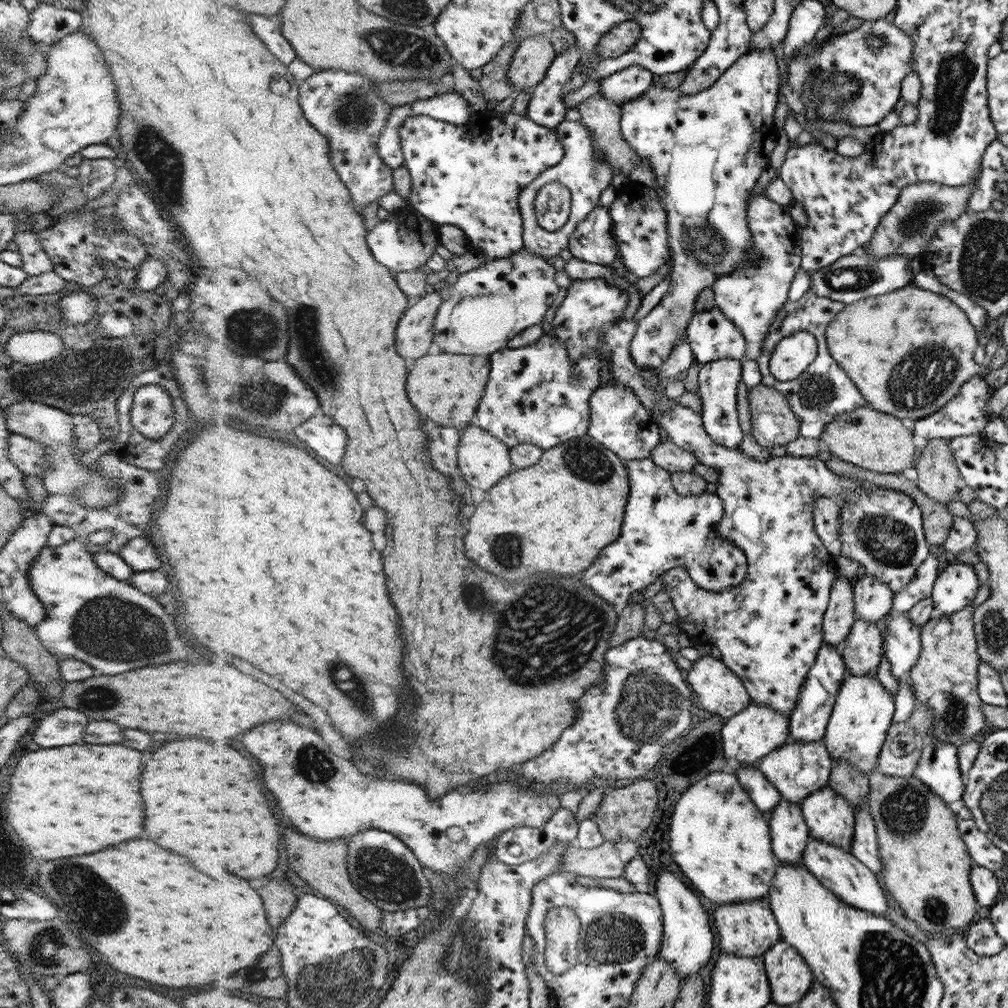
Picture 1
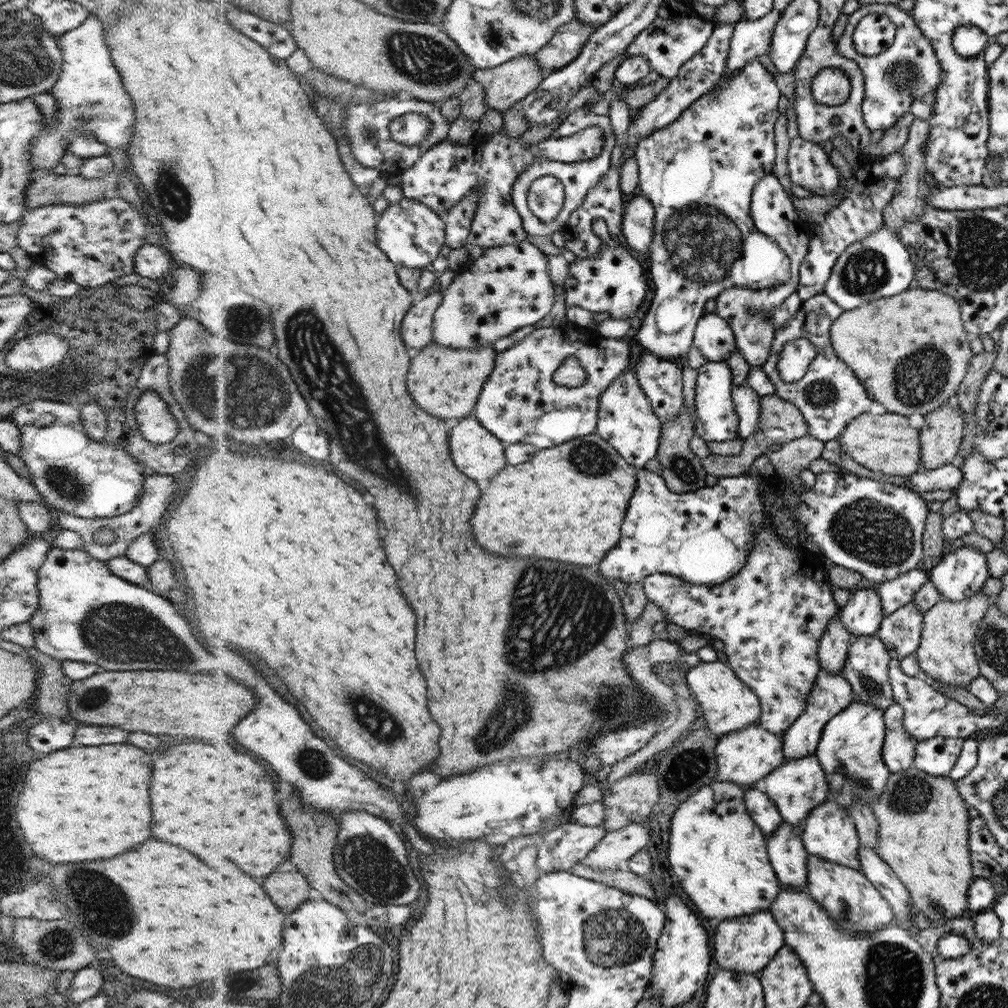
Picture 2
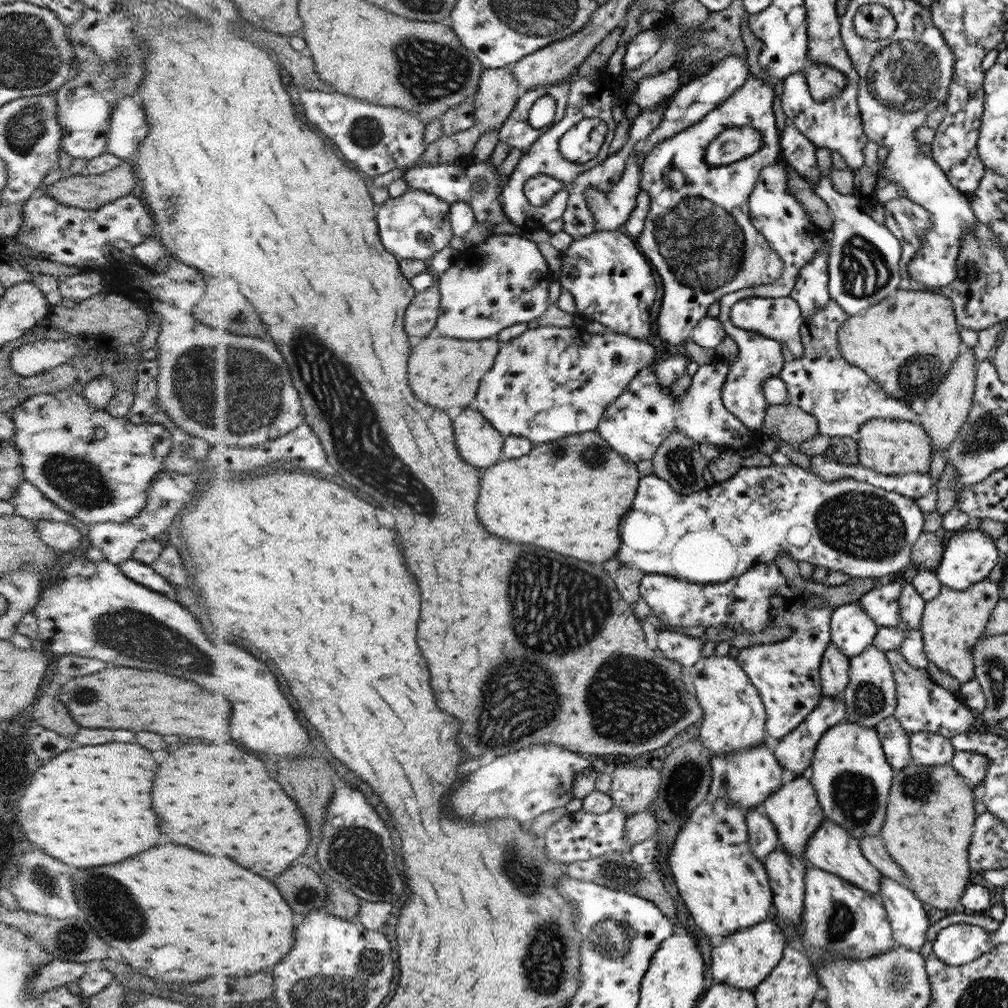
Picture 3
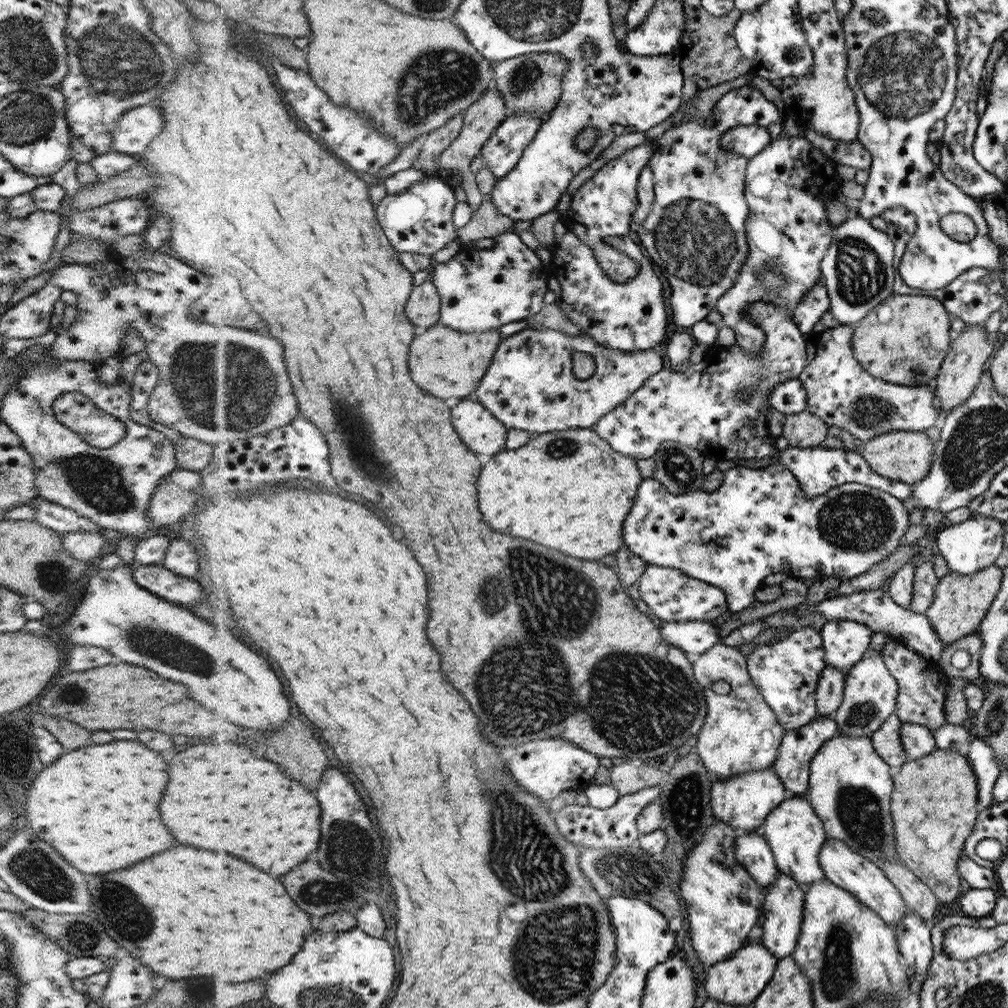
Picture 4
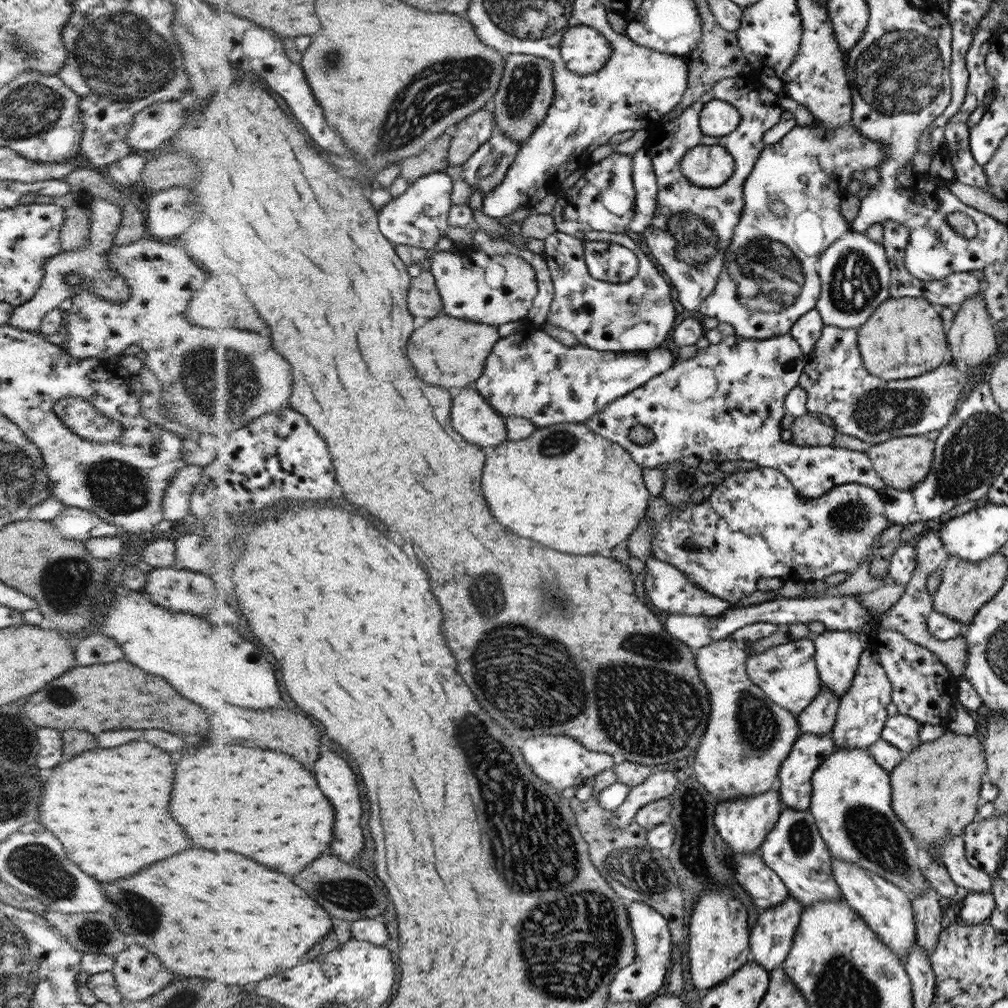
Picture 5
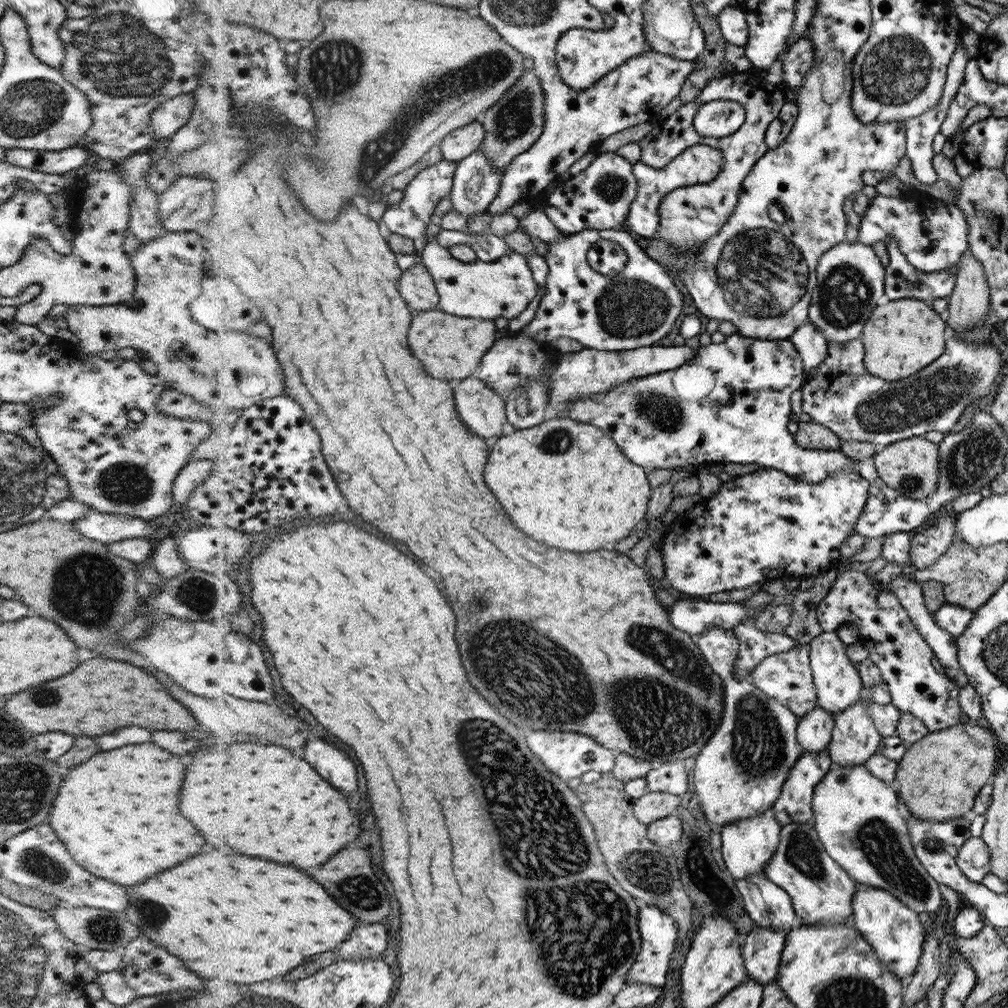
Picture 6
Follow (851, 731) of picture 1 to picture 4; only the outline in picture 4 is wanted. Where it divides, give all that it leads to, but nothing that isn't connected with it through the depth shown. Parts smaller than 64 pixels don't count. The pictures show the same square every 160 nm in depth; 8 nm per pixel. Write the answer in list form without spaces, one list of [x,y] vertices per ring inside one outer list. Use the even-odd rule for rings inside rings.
[[[839,732],[824,743],[810,766],[810,790],[806,799],[823,820],[827,837],[848,844],[872,864],[900,864],[896,849],[894,818],[891,817],[891,795],[895,790],[890,766],[867,736],[846,736]]]

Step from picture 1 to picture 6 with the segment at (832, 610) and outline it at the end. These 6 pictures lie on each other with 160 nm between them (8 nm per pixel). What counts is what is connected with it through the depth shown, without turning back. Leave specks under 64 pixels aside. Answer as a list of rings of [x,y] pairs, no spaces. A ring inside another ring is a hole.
[[[817,704],[799,722],[799,743],[803,745],[804,752],[815,753],[826,750],[834,728],[833,714]]]

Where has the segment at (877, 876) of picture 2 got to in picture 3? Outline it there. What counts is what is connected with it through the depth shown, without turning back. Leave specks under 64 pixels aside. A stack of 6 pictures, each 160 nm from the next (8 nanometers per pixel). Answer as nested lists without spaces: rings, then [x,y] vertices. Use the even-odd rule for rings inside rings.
[[[888,876],[882,877],[878,898],[885,906],[891,928],[894,930],[897,945],[904,946],[908,950],[912,950],[912,952],[920,953],[920,949],[926,943],[926,938],[928,938],[927,932],[930,926],[926,911],[922,907],[923,902],[906,885],[900,885],[898,882],[894,882]]]

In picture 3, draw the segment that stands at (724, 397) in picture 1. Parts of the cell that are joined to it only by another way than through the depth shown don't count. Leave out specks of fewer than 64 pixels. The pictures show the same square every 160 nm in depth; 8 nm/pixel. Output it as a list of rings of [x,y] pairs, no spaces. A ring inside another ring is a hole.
[[[718,357],[714,362],[700,365],[682,398],[675,398],[671,390],[660,387],[654,366],[643,368],[628,384],[627,390],[608,406],[596,431],[612,449],[636,464],[651,460],[663,440],[674,430],[683,432],[700,445],[716,445],[723,451],[740,452],[752,446],[757,448],[760,431],[748,430],[724,404],[722,390],[728,381],[728,368],[728,364]]]

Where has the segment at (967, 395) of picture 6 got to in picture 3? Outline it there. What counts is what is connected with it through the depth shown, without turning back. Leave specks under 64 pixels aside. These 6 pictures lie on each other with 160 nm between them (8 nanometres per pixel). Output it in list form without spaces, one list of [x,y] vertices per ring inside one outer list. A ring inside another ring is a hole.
[[[830,299],[827,306],[816,311],[812,318],[803,320],[804,324],[800,333],[805,349],[804,357],[800,360],[792,358],[792,354],[784,346],[784,368],[778,376],[786,384],[788,403],[811,414],[818,421],[819,434],[831,437],[855,437],[863,424],[872,419],[913,420],[913,422],[917,422],[918,419],[914,418],[914,410],[910,405],[890,397],[880,385],[870,379],[867,372],[855,365],[848,364],[842,357],[838,343],[838,330],[846,318],[849,318],[847,312],[835,300]]]

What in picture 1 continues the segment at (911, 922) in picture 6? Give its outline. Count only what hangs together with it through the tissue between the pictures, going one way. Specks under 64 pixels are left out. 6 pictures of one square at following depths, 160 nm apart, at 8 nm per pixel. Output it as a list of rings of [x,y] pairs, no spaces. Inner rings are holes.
[[[830,785],[811,792],[806,800],[802,800],[801,808],[810,829],[810,838],[832,843],[844,850],[850,851],[855,838],[855,814],[850,803],[838,794]]]

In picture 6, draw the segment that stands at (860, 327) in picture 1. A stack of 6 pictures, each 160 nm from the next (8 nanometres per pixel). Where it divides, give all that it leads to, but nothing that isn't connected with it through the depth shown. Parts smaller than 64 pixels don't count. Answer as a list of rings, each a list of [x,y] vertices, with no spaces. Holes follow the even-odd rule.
[[[918,299],[887,300],[875,307],[859,338],[864,346],[863,365],[869,373],[889,382],[915,375],[944,354],[944,334],[946,324],[928,302]]]

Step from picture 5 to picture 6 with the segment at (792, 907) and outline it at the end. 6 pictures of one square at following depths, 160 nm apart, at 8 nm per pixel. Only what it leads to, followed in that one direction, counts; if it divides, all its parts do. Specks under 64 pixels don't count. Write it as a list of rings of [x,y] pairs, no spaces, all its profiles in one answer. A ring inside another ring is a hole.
[[[755,927],[744,940],[743,955],[748,976],[764,987],[779,974],[787,934]]]

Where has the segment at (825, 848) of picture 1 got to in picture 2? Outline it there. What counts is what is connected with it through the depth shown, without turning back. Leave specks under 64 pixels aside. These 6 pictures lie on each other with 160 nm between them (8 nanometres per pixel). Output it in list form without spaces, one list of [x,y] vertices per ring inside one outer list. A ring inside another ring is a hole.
[[[810,855],[808,859],[807,890],[846,932],[876,932],[893,923],[895,914],[883,893],[868,880],[864,873],[828,860]]]

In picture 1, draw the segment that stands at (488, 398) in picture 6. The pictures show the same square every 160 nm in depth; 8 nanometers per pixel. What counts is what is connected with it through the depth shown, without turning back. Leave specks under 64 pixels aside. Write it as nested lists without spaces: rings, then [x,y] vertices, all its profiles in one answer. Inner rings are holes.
[[[474,423],[463,428],[459,465],[467,483],[484,491],[514,470],[509,446]]]

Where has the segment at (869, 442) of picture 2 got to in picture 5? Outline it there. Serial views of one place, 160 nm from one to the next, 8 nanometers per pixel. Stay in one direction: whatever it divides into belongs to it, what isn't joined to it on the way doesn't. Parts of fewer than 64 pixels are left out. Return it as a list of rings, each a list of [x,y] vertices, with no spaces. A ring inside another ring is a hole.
[[[923,435],[894,437],[884,443],[872,445],[867,452],[871,464],[887,484],[900,490],[913,489],[931,474],[935,458],[935,441]]]

